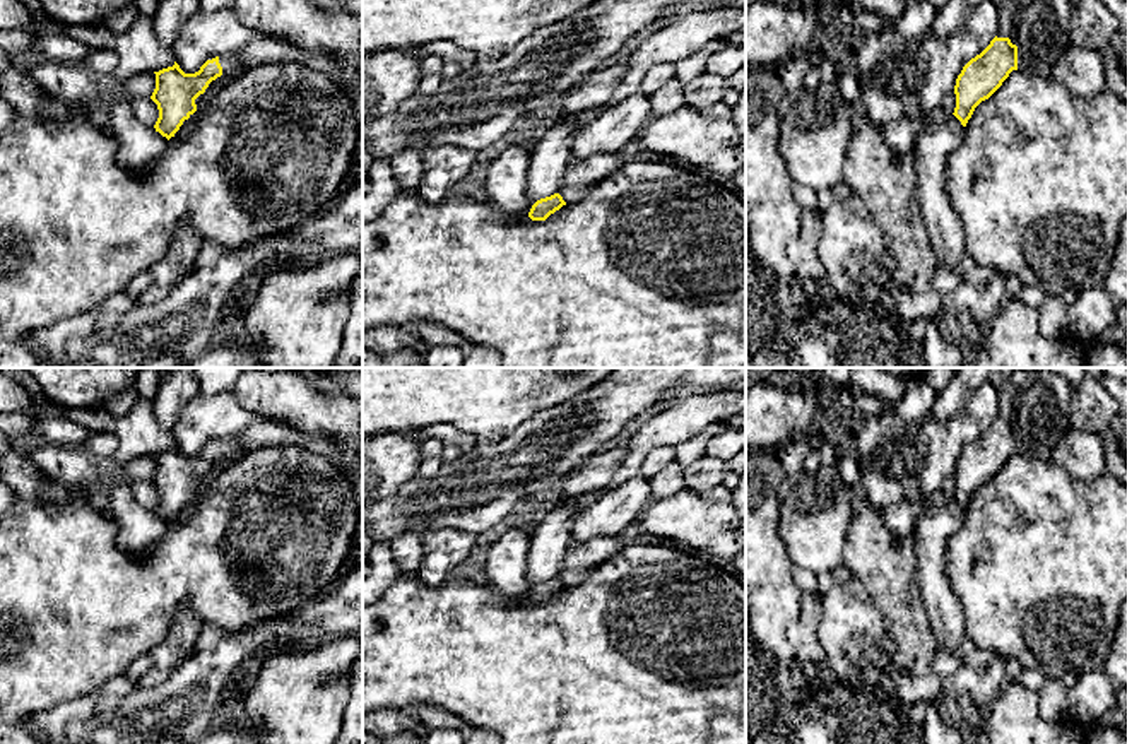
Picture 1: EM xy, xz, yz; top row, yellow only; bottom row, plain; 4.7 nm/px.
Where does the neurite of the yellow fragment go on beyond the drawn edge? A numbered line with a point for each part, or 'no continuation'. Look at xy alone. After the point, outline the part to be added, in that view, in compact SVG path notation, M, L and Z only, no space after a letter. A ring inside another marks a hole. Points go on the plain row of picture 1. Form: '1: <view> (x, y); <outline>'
1: xy (231, 445); M238 436L238 438L229 438L229 440L219 440L219 446L221 446L221 450L222 450L222 457L229 457L231 453L234 453L234 452L238 452L238 450L241 450L241 448L250 450L250 448L246 446L246 443L243 441L241 436Z

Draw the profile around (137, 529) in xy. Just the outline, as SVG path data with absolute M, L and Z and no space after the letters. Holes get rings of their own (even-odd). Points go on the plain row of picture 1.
M132 481L113 484L106 494L104 508L116 525L118 546L133 556L144 556L168 530L166 520L137 503L132 493Z

